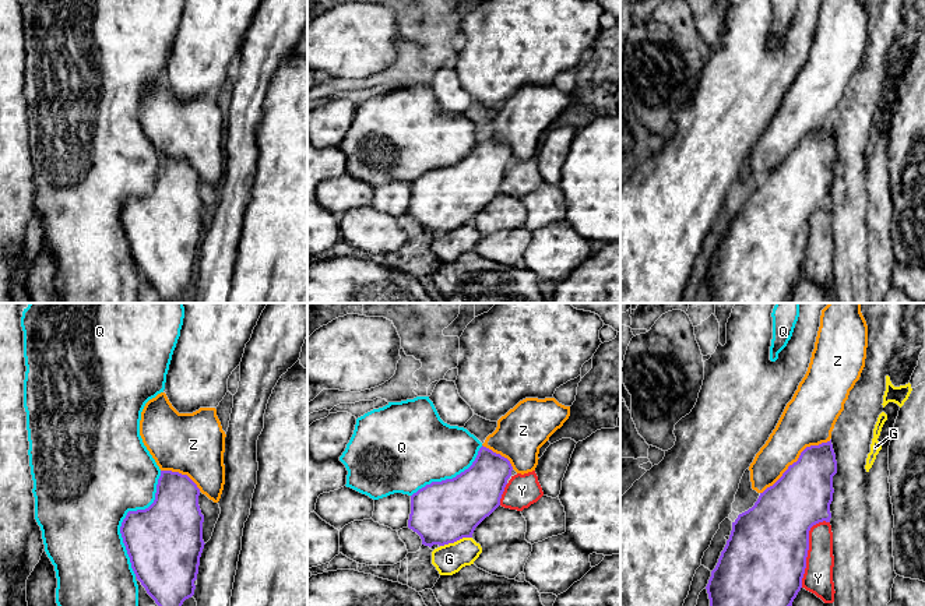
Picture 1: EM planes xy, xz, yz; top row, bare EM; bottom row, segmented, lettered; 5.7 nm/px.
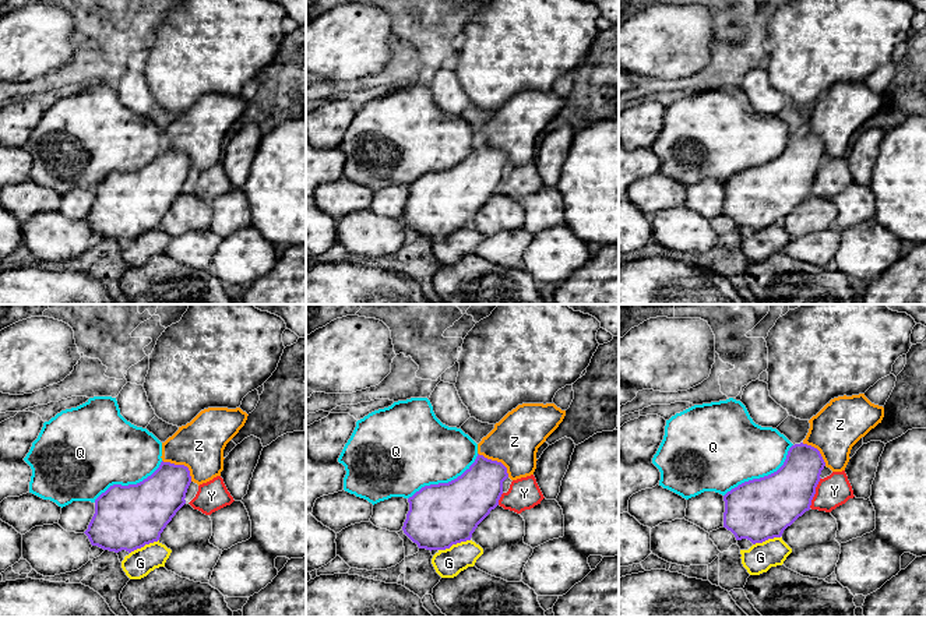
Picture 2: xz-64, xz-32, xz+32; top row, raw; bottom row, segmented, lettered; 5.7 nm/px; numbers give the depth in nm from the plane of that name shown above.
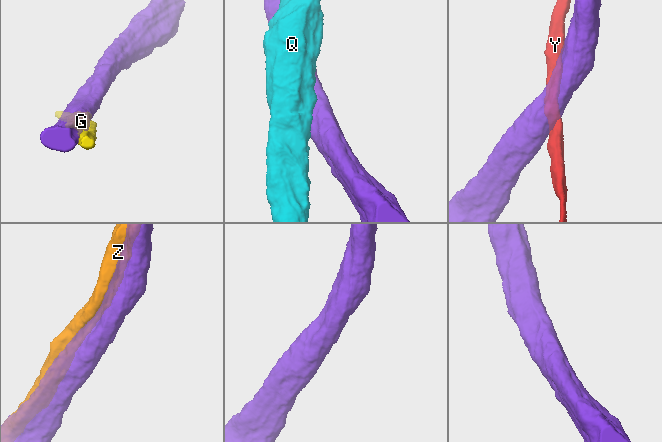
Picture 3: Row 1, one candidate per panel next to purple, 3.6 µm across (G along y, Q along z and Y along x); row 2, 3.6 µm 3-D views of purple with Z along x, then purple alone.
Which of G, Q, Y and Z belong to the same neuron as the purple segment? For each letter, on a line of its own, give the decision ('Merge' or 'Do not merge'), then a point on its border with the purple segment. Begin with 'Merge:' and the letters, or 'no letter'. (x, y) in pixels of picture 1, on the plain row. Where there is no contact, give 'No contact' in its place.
Merge: Z
G: Do not merge. Touches purple at xz (456, 228)
Q: Do not merge. Touches purple at xy (126, 204)
Y: Do not merge. Touches purple at yz (808, 236)
Z: Merge. Touches purple at yz (797, 148)

